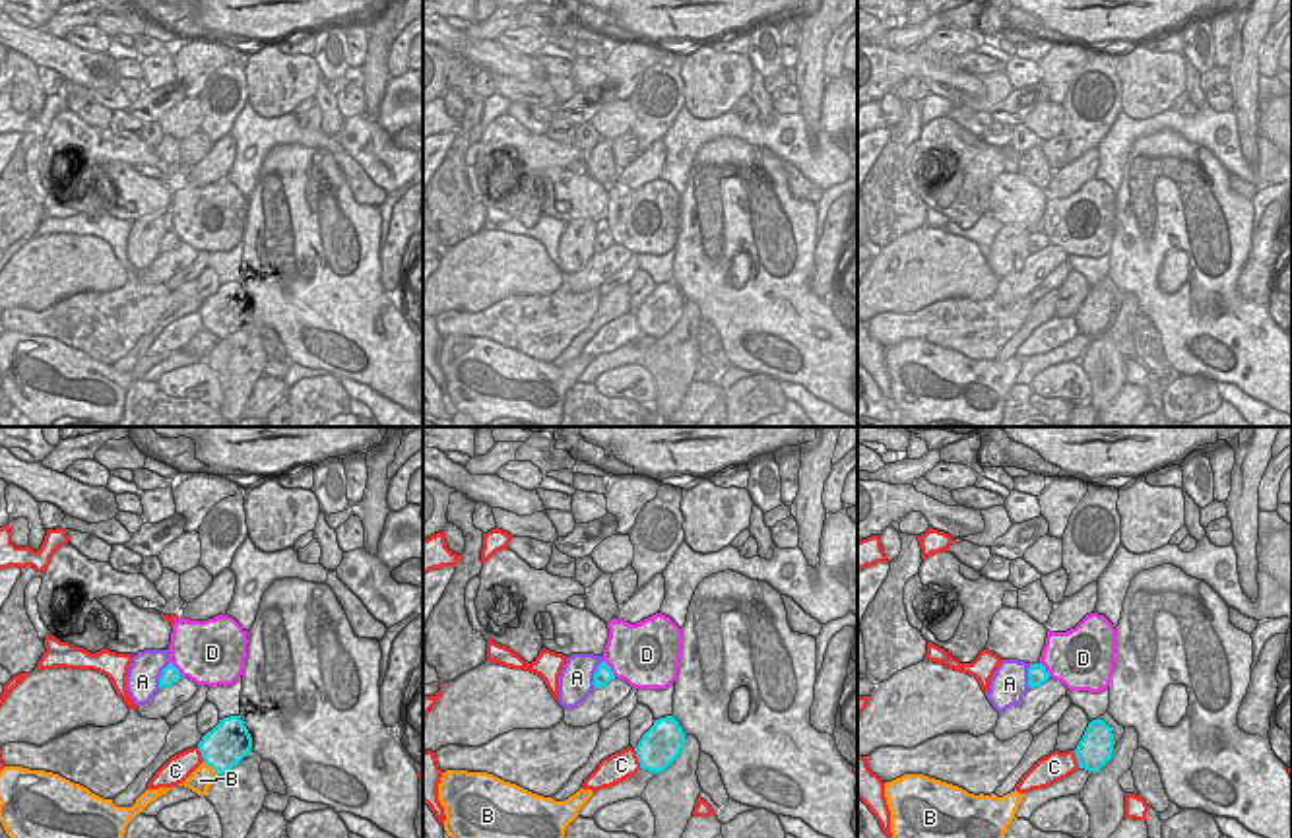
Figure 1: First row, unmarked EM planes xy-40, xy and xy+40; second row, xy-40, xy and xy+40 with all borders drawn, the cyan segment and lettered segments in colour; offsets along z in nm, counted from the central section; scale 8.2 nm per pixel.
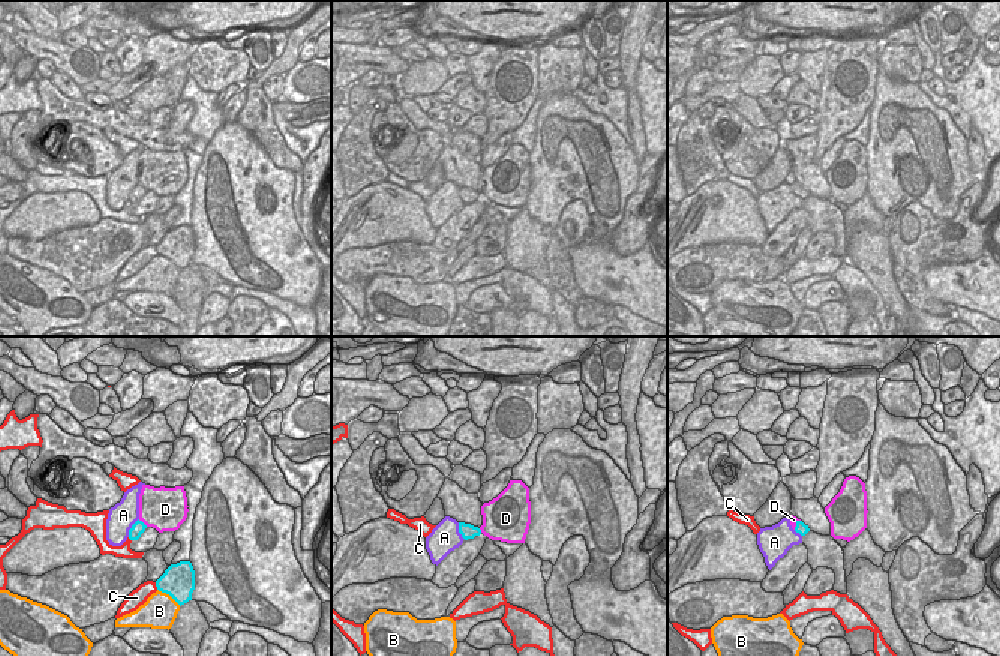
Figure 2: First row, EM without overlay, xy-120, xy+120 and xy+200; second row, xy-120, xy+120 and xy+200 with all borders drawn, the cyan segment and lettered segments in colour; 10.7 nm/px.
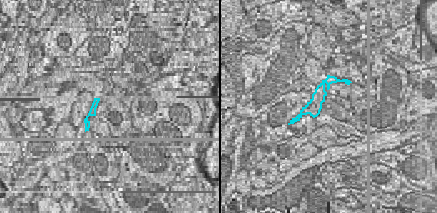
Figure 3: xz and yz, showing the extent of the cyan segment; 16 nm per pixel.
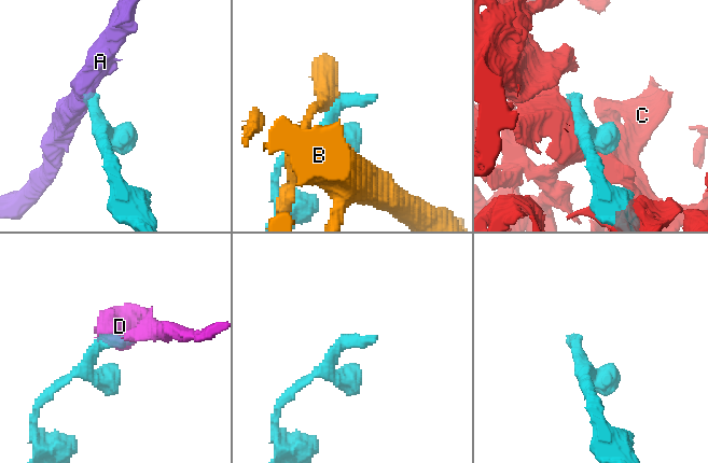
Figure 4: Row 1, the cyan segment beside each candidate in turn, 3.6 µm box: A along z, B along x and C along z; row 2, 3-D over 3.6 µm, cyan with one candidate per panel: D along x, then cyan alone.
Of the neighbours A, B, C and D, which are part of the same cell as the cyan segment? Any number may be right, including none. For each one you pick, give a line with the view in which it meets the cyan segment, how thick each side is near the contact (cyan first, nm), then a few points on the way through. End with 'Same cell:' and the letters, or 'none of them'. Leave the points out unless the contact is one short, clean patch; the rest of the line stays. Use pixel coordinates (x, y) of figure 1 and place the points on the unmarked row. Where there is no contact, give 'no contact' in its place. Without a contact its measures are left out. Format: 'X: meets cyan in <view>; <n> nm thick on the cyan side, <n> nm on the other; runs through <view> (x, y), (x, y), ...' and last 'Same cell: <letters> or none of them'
D: meets cyan in xy; 140 nm thick on the cyan side, 480 nm on the other
Same cell: D

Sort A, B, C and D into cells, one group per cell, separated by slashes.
A / B / C / D

